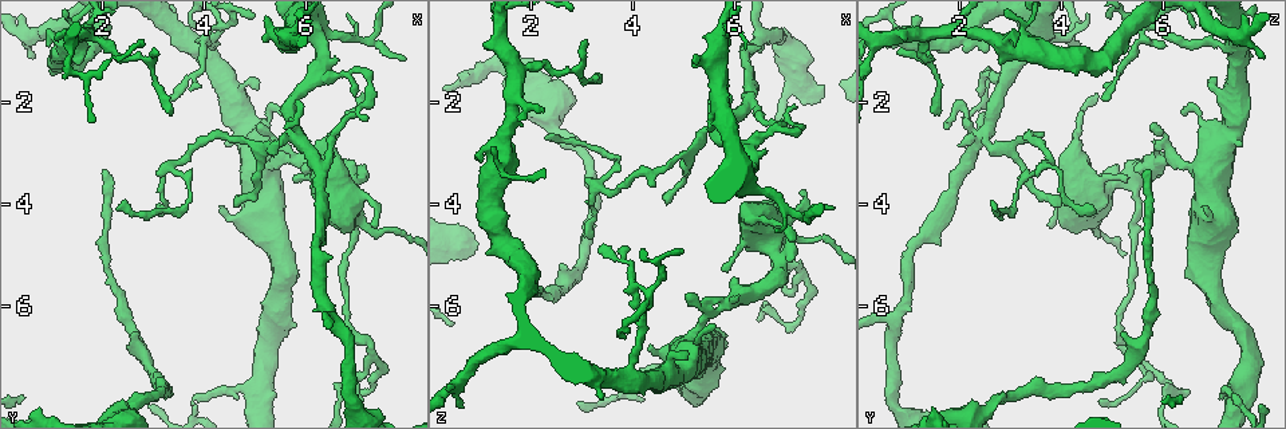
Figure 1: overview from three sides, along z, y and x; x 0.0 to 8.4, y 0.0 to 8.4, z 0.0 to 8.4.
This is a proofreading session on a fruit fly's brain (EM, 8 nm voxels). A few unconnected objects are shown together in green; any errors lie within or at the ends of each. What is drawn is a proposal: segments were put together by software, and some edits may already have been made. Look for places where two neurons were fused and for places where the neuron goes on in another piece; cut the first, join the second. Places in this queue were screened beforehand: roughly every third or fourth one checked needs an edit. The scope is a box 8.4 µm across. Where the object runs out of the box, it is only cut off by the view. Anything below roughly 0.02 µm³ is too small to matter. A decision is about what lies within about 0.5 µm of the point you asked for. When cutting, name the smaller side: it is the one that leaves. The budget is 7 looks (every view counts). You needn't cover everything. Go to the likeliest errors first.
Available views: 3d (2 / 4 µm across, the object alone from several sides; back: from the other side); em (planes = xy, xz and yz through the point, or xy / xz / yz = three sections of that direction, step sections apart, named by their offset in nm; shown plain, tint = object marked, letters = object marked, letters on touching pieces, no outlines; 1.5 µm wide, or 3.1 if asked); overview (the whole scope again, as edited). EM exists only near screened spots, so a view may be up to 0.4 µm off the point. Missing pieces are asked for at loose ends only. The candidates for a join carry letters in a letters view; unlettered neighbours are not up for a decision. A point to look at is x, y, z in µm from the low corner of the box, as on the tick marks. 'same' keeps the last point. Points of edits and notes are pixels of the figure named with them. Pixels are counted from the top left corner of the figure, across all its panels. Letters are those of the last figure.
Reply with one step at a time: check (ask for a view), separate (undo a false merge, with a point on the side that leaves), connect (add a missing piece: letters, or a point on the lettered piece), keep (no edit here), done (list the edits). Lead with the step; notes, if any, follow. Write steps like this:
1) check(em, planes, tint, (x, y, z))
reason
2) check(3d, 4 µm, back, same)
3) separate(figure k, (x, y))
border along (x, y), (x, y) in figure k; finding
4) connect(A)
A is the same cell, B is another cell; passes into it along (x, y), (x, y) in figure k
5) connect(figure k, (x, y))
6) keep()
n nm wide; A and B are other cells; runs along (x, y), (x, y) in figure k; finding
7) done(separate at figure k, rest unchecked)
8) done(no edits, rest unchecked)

check(em, xz, step 8, tint, (7.20, 2.30, 2.10))
branch stops here

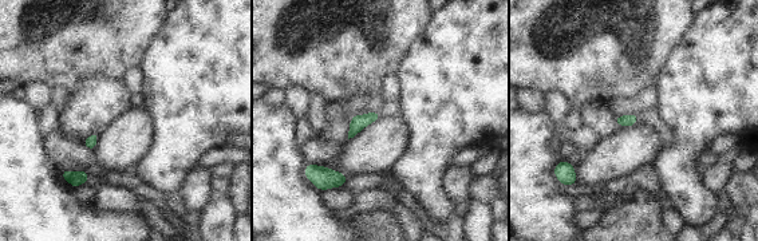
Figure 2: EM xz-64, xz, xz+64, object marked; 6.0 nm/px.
check(em, planes, letters, same)

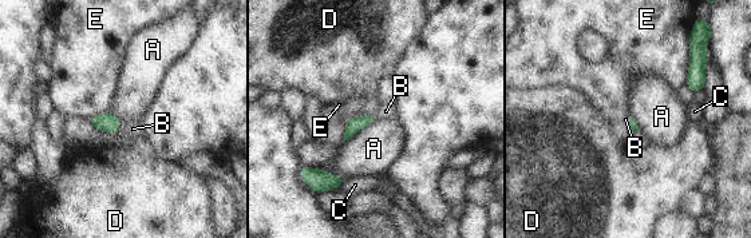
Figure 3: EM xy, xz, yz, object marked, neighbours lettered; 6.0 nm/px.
connect(B)
B is the same cell, A, C, D and E are other cells; passes into it along (106, 122), (118, 126), (133, 129) in figure 3; the neuron continues

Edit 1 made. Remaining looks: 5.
check(3d, 4 µm, back, (3.40, 1.90, 4.80))
thin end

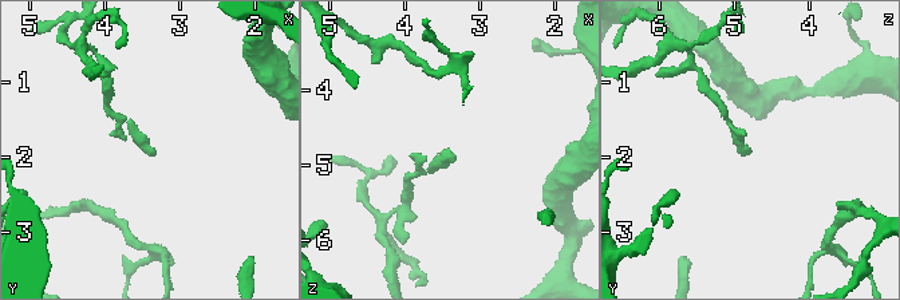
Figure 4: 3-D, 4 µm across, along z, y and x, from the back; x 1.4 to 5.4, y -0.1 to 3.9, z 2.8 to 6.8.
check(em, planes, letters, (3.40, 1.95, 4.75))

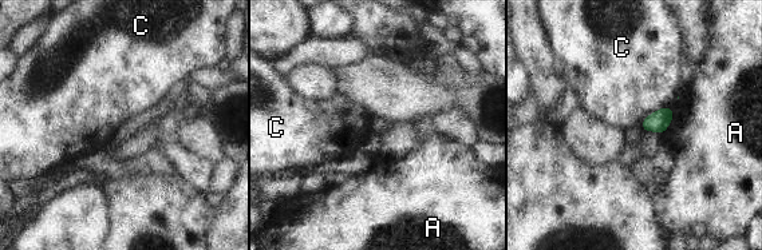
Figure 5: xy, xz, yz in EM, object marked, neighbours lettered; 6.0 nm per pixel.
keep()
A and C are other cells; border along (672, 108), (659, 107), (640, 126) in figure 5; no lettered piece goes on from it

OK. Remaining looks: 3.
done(connect at figure 3, rest unchecked)

